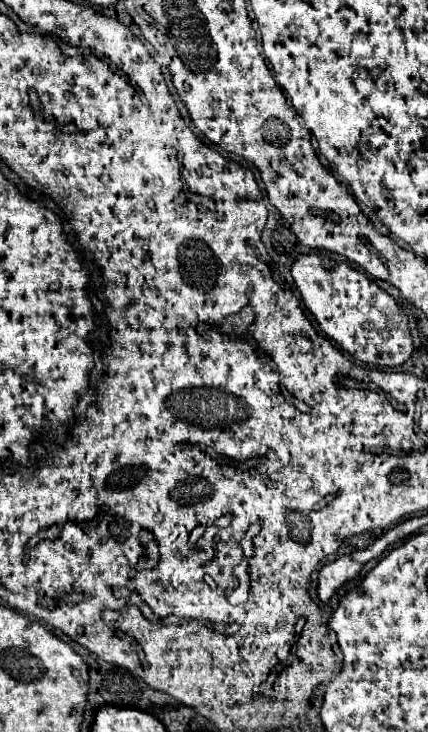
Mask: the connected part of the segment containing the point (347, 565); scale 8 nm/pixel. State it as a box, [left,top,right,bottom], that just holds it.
[317,556,363,602]

